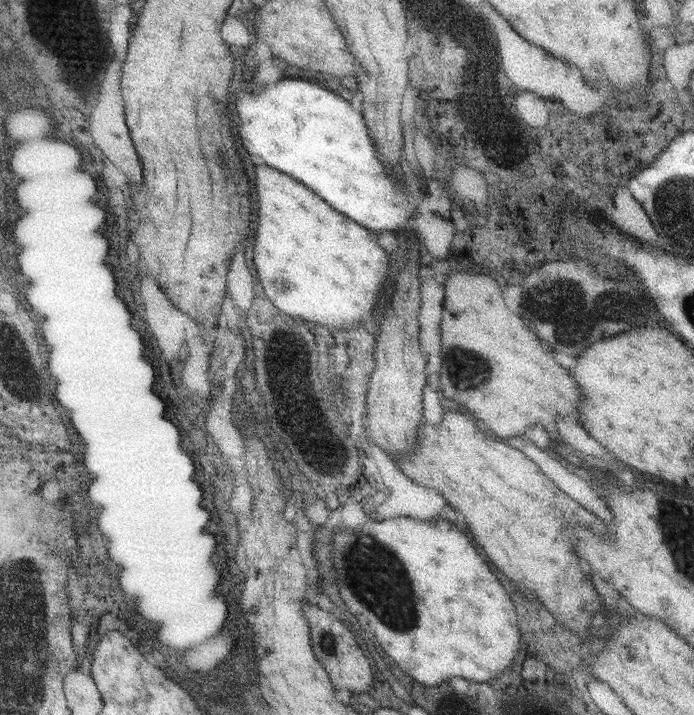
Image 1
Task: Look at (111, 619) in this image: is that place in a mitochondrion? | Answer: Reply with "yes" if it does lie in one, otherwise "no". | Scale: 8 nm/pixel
no

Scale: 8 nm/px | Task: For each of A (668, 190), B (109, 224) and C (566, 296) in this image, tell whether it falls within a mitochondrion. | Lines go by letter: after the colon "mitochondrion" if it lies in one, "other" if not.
A: mitochondrion
B: other
C: mitochondrion

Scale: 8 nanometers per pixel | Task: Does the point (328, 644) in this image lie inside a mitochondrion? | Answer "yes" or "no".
yes

